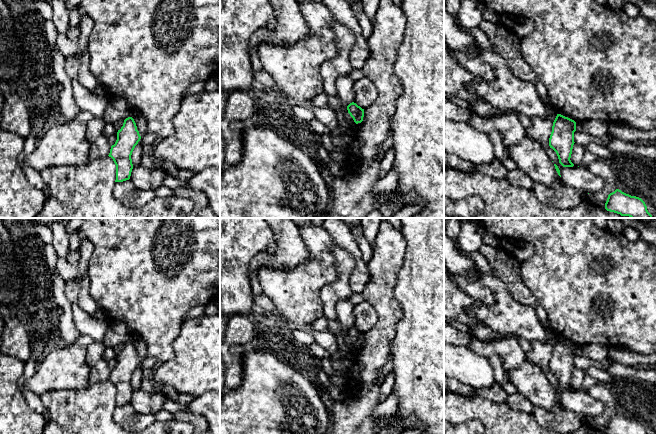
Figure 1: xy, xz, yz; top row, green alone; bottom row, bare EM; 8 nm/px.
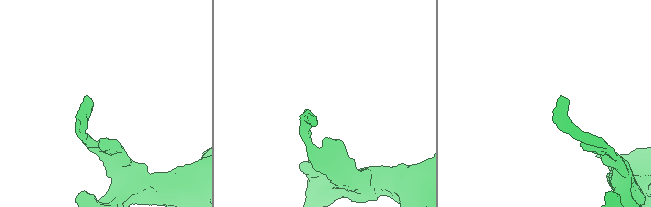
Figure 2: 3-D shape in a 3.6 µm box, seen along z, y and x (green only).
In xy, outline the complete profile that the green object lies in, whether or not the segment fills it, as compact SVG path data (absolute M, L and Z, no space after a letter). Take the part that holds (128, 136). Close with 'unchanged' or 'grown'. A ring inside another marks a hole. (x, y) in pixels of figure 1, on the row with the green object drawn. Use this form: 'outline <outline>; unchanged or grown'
outline M132 117L124 120L123 126L117 132L117 140L111 146L109 157L116 165L115 182L123 182L130 179L133 169L131 155L141 136Z; unchanged

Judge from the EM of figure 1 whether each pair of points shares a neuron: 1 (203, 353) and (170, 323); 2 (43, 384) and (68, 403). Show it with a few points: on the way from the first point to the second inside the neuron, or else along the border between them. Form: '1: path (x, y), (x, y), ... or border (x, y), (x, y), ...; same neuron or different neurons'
1: border (183, 322), (178, 335), (173, 341), (174, 354); different neurons
2: border (75, 389), (48, 390), (40, 396); different neurons

